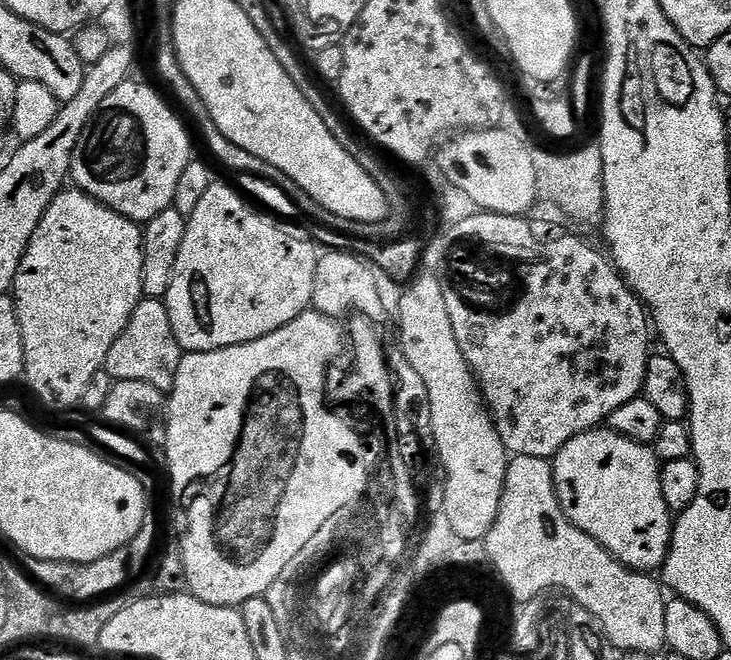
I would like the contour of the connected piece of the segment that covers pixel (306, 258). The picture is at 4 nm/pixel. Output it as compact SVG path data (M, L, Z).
M214 182L210 190L206 190L202 202L198 202L197 209L192 216L187 217L186 238L182 240L182 250L178 252L178 262L174 264L174 278L170 282L170 290L162 298L170 314L170 326L174 330L174 338L180 344L185 353L189 352L213 352L239 344L249 344L258 338L266 338L266 334L274 334L282 326L294 322L294 318L301 316L303 312L312 308L312 295L314 294L314 278L318 274L318 262L321 253L316 252L316 244L312 240L303 240L292 232L287 232L276 220L255 212L234 189L228 184Z

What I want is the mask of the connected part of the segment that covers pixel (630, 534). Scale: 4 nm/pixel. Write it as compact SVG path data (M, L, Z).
M604 426L575 436L552 460L554 486L566 518L575 528L598 541L618 563L645 574L655 573L655 568L663 569L672 544L674 516L668 511L666 498L662 498L661 467L660 457L649 445L638 444Z

